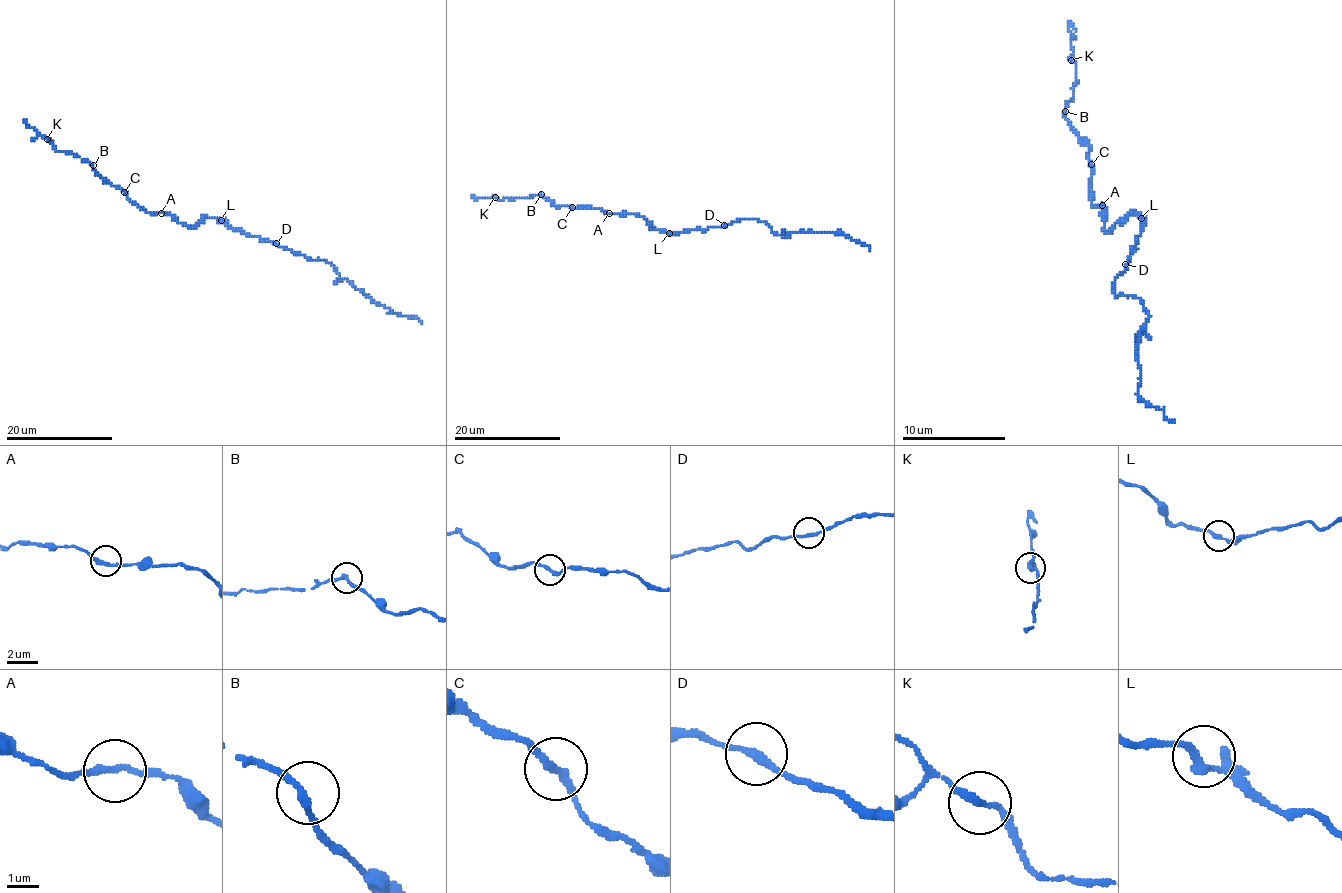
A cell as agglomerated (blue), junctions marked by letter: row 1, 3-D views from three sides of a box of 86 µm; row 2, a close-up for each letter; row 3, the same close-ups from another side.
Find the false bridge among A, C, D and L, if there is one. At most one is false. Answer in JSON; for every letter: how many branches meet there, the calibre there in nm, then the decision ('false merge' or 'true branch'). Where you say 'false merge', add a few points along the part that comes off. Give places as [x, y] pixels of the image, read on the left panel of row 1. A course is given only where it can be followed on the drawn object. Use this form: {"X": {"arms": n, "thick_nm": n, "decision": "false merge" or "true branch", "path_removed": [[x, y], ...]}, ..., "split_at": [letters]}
{"A": {"arms": 2, "thick_nm": 200, "decision": "true branch"}, "C": {"arms": 2, "thick_nm": 200, "decision": "true branch"}, "D": {"arms": 2, "thick_nm": 200, "decision": "true branch"}, "L": {"arms": 3, "thick_nm": 180, "decision": "true branch"}, "split_at": []}

